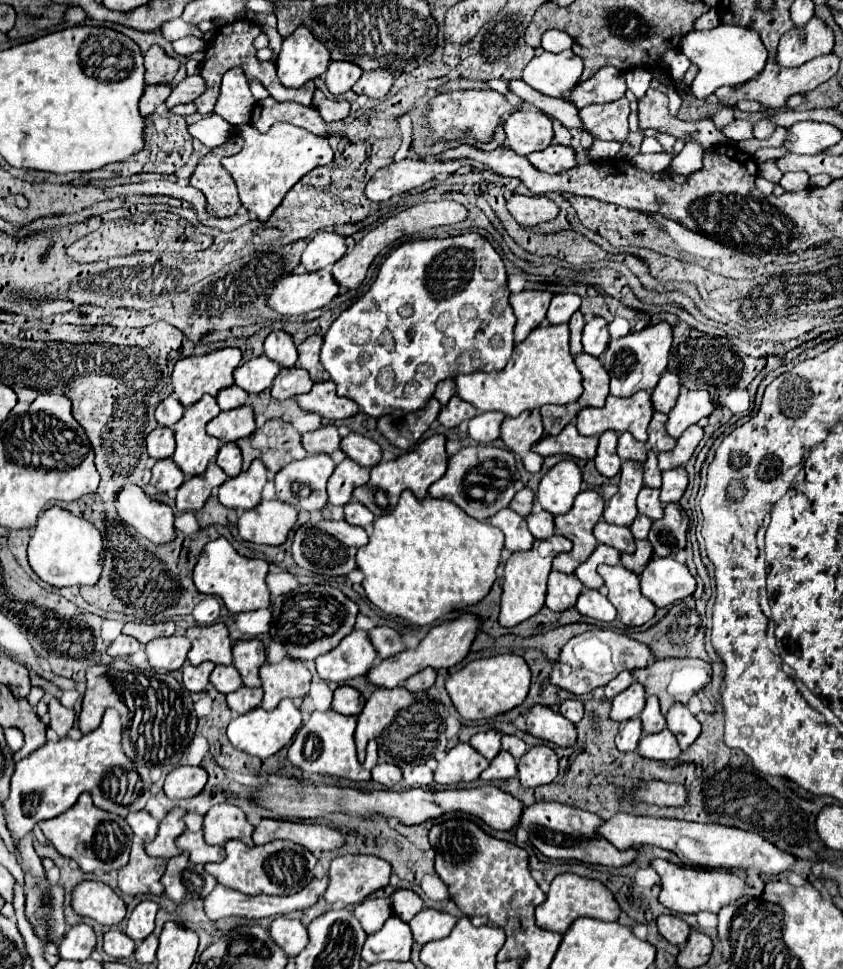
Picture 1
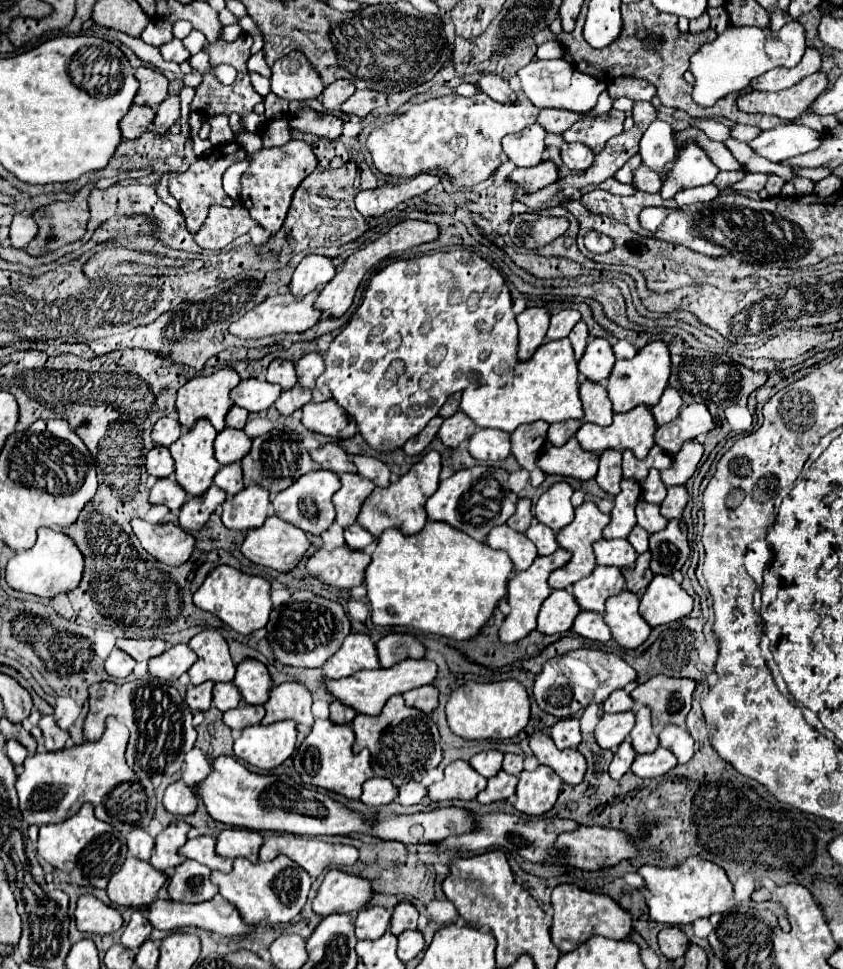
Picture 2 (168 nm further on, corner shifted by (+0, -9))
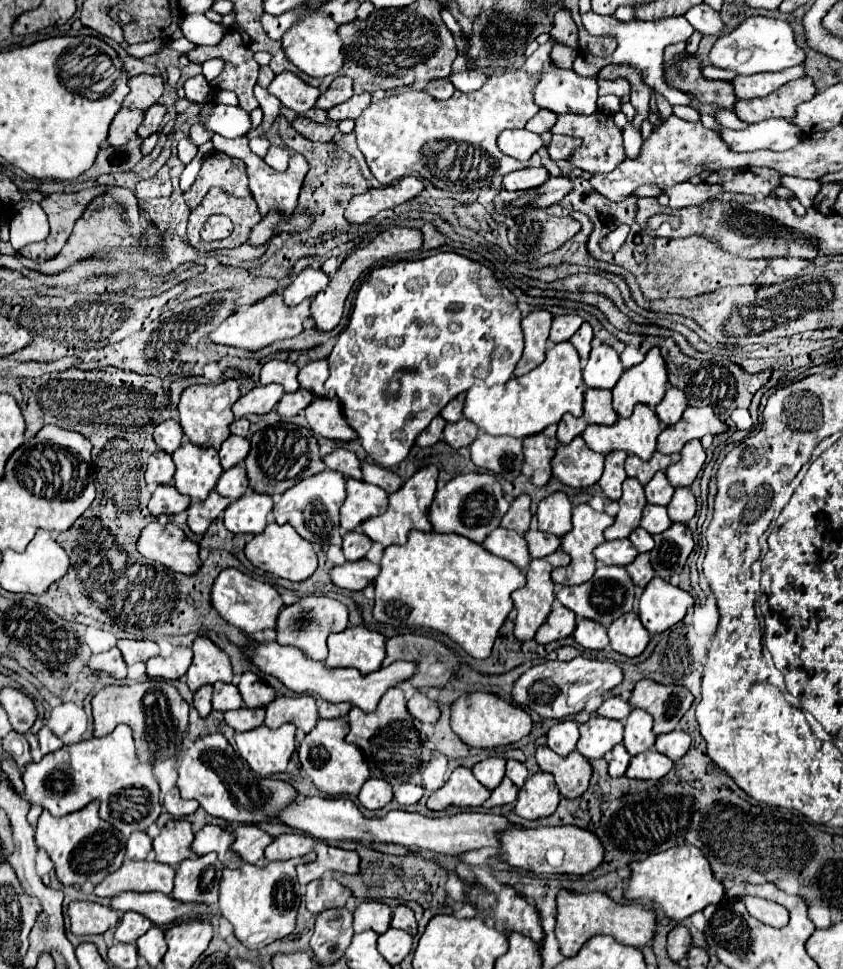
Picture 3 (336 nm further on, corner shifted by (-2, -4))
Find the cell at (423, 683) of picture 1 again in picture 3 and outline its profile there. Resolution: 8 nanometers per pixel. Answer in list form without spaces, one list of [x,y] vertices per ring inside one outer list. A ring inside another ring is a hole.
[[[417,690],[417,692],[409,698],[407,708],[409,708],[409,712],[411,712],[417,720],[421,720],[421,722],[431,722],[431,724],[435,724],[435,722],[439,720],[439,704],[437,704],[435,700],[431,700],[425,690]]]

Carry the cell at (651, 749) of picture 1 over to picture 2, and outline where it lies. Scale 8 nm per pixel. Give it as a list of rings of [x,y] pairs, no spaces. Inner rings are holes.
[[[659,747],[657,751],[653,753],[647,753],[647,755],[637,755],[633,765],[631,765],[631,771],[637,775],[637,777],[659,777],[659,775],[665,775],[667,771],[671,771],[673,767],[677,765],[677,759],[673,757],[673,753],[669,753],[669,749],[665,747]]]

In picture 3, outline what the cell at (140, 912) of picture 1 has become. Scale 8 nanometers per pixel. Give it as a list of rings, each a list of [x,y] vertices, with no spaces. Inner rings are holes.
[[[125,912],[121,924],[115,930],[115,940],[117,942],[137,942],[147,930],[151,928],[151,922],[135,912]]]

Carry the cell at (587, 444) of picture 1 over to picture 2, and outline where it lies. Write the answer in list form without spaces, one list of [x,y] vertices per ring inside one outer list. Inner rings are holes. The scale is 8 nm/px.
[[[575,437],[563,447],[549,447],[537,461],[547,475],[563,475],[573,479],[593,479],[599,467],[599,453],[583,451]]]

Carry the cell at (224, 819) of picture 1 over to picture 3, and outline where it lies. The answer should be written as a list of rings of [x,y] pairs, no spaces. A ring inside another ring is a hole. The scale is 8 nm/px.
[[[237,826],[235,828],[235,840],[233,840],[233,850],[249,864],[255,866],[265,866],[265,856],[263,850],[267,848],[267,844],[271,844],[271,836],[261,830],[259,826]]]

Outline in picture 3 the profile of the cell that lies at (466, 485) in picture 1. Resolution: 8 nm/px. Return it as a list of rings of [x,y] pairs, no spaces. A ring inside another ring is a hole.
[[[471,472],[455,476],[435,494],[429,508],[429,520],[435,532],[455,532],[473,542],[483,542],[485,536],[501,524],[501,518],[507,512],[507,508],[509,502],[505,500],[499,478],[491,472]]]

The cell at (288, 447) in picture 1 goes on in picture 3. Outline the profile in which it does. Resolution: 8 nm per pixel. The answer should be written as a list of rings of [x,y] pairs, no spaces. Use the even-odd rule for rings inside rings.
[[[279,422],[277,426],[267,426],[251,438],[251,452],[245,458],[249,488],[263,494],[283,494],[299,480],[313,476],[315,472],[325,470],[323,460],[319,458],[317,438],[309,428],[301,428],[293,422]]]

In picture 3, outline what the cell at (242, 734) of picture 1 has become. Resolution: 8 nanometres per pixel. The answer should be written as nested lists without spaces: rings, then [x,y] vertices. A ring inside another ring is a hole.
[[[283,724],[275,730],[259,726],[249,732],[237,732],[235,744],[253,772],[259,776],[269,776],[285,772],[295,750],[295,730],[297,728],[293,724]]]

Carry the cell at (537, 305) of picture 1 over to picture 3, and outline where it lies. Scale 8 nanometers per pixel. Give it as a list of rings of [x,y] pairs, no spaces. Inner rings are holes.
[[[547,310],[529,312],[521,320],[521,328],[525,334],[525,350],[523,350],[523,356],[515,368],[515,376],[523,376],[523,374],[531,372],[533,368],[537,368],[545,360],[551,322],[553,322],[553,314]]]

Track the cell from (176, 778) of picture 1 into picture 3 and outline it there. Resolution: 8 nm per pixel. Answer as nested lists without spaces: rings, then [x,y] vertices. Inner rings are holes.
[[[173,788],[173,790],[169,790],[169,792],[165,794],[163,804],[165,804],[167,812],[169,812],[171,816],[175,816],[175,818],[189,816],[189,814],[193,814],[193,812],[199,808],[199,804],[195,804],[193,800],[183,800],[183,798],[179,796],[179,790],[177,790],[177,788]]]

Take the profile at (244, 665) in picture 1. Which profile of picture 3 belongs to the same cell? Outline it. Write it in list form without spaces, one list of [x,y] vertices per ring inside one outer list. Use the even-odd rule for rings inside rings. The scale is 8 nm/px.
[[[243,672],[241,682],[239,682],[239,692],[243,696],[243,704],[247,708],[257,708],[257,706],[267,706],[275,698],[275,690],[265,684],[257,674],[253,672]]]

